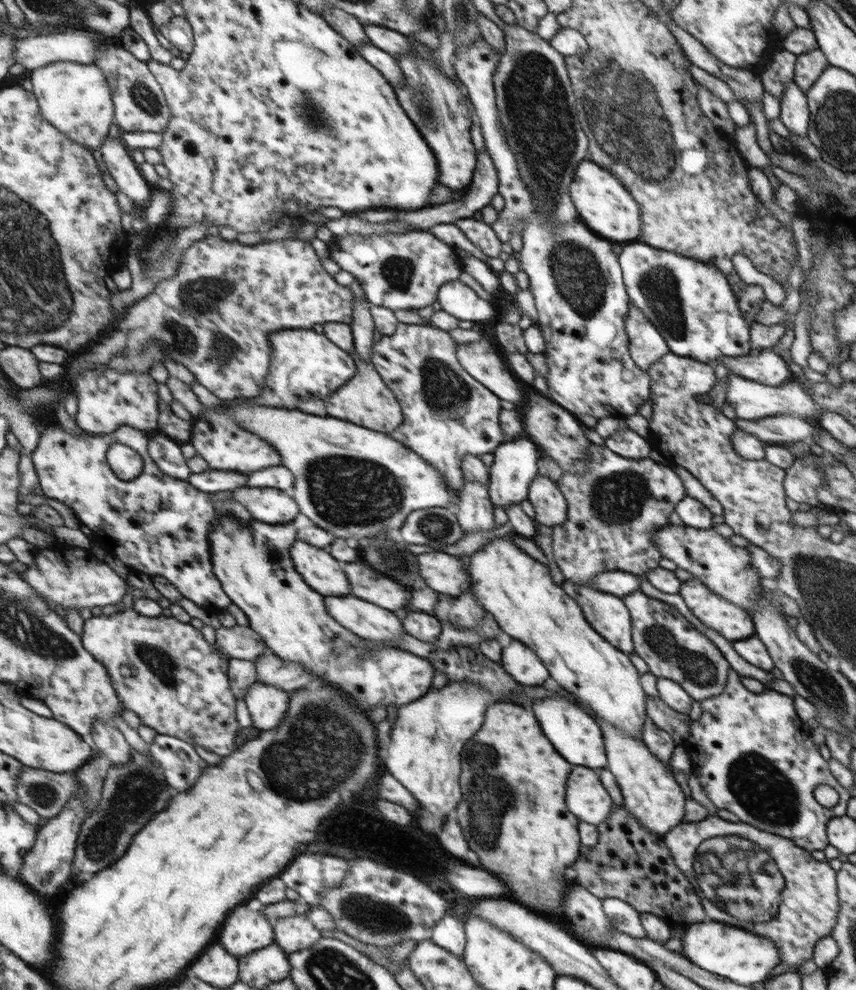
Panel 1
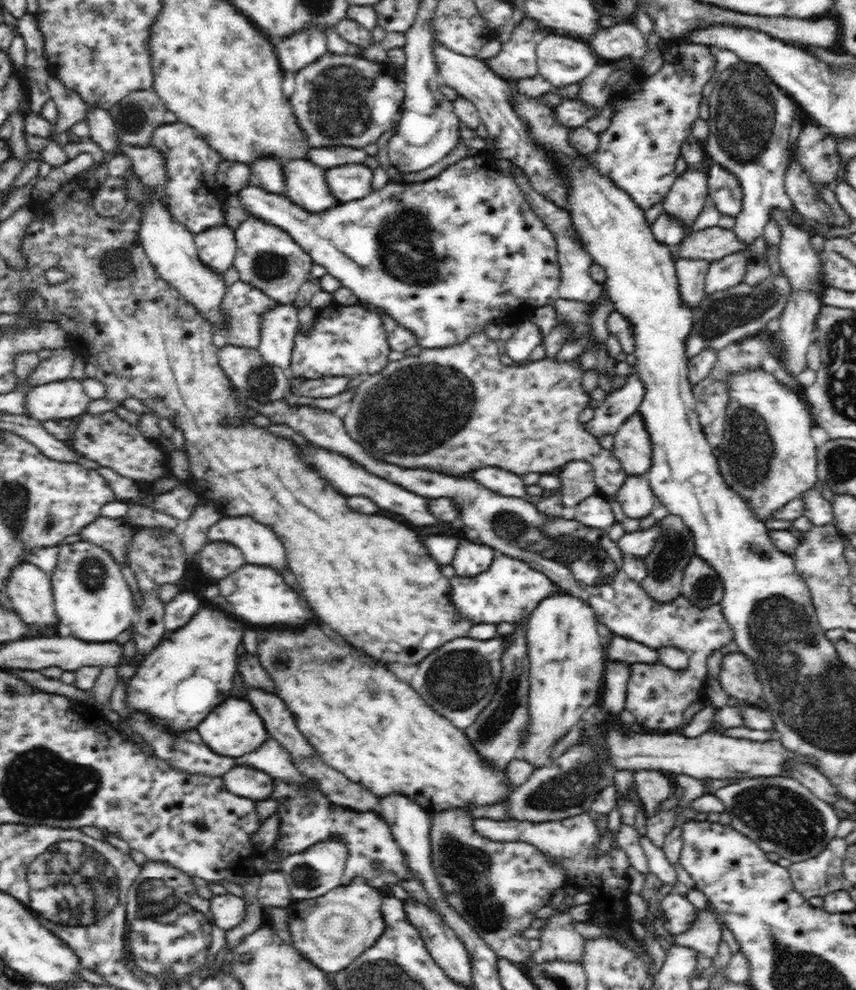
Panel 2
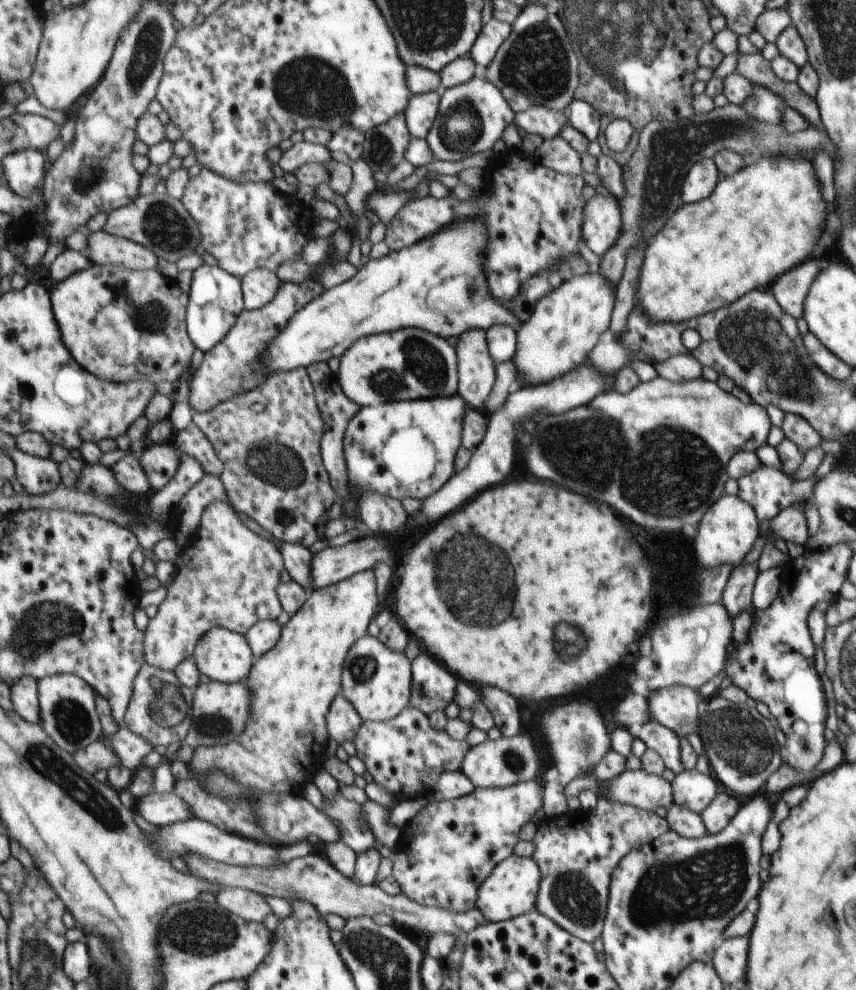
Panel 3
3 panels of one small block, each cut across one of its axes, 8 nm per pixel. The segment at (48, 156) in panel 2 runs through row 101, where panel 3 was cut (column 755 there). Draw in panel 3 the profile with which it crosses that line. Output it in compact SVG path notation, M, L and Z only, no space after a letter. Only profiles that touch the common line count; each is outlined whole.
M742 54L738 56L735 72L740 73L752 84L775 91L784 99L787 106L803 114L808 120L810 127L823 129L822 120L817 102L812 100L808 94L798 86L797 82L784 82L774 74L770 61L760 54Z

